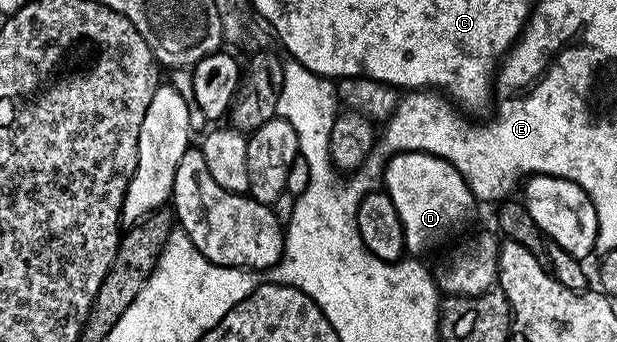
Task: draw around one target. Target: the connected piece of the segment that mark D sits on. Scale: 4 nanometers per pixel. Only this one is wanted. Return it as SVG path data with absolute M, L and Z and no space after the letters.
M400 152L385 161L384 180L385 176L384 191L392 198L396 214L400 214L407 253L430 252L441 244L449 245L467 231L476 201L456 166L432 154Z

